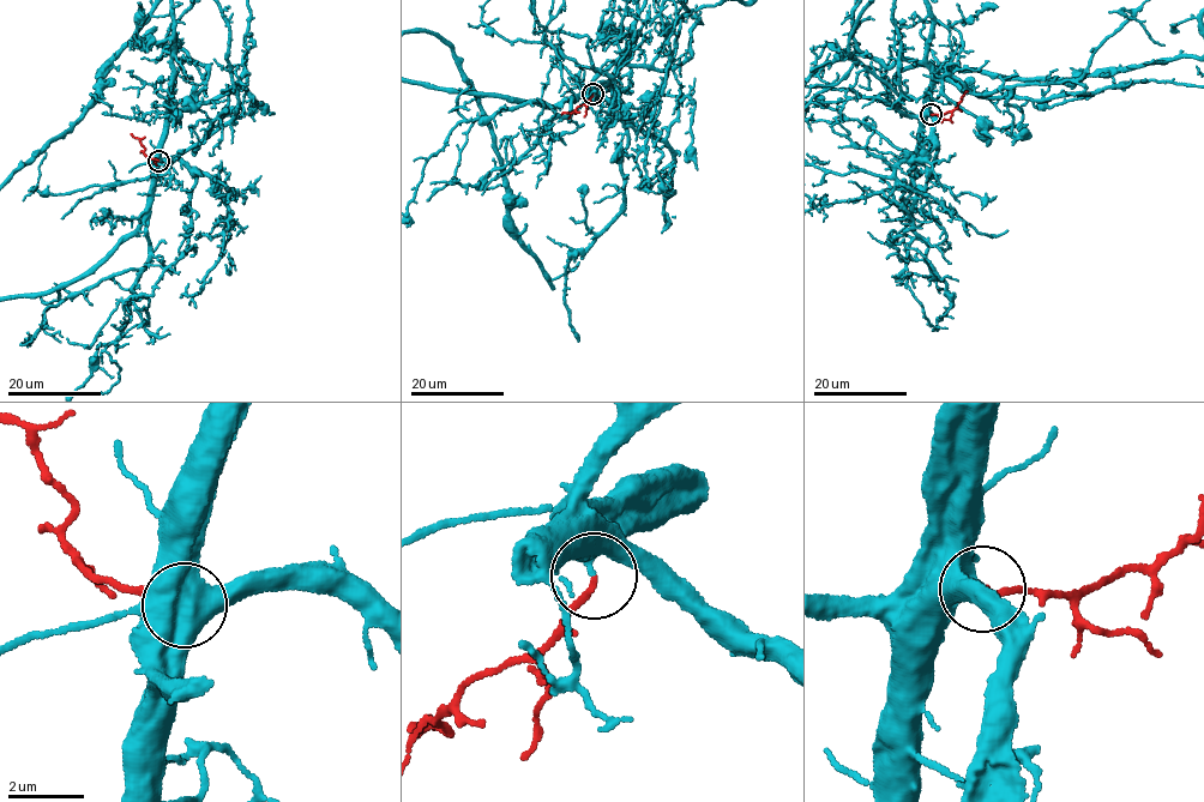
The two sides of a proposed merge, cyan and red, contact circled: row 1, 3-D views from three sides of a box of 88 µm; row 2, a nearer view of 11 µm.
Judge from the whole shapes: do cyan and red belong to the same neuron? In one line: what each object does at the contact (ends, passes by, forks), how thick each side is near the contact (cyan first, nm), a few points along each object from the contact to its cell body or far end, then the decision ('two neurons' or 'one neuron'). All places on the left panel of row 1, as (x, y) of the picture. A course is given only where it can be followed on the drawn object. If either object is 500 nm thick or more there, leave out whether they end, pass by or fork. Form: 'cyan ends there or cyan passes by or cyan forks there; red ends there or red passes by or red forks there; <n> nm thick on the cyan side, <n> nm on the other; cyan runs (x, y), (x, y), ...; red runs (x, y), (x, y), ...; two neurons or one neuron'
cyan ends there; red ends there; 400 nm thick on the cyan side, 150 nm on the other; red runs (158, 161), (145, 155), (140, 142), (131, 133); one neuron

